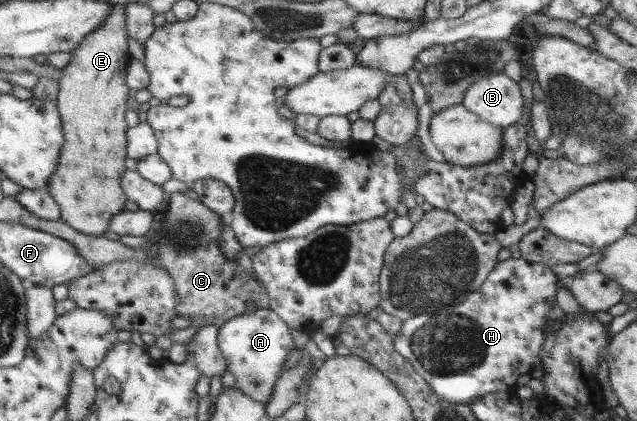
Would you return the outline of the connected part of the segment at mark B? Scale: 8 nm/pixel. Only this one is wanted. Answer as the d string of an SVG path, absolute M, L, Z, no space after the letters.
M506 73L476 79L464 93L462 105L486 123L502 128L514 125L524 114L519 82Z

